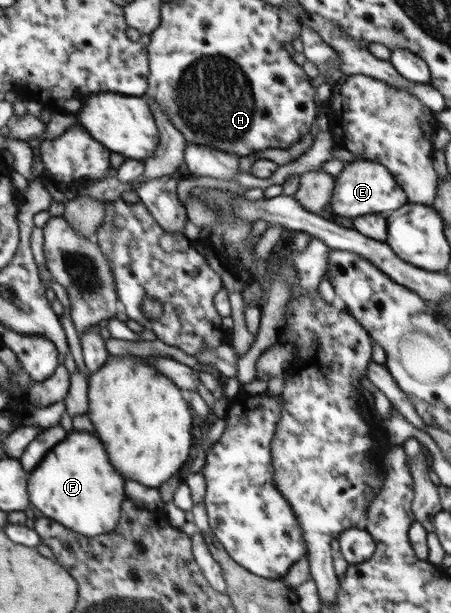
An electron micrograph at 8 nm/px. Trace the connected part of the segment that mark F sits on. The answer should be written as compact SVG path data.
M72 430L67 433L63 441L53 446L50 452L45 454L39 466L27 475L29 501L34 509L37 508L37 512L43 512L45 517L55 520L69 530L91 537L111 532L118 526L119 518L121 518L121 504L127 499L123 492L125 480L109 464L107 452L99 440L92 432Z

